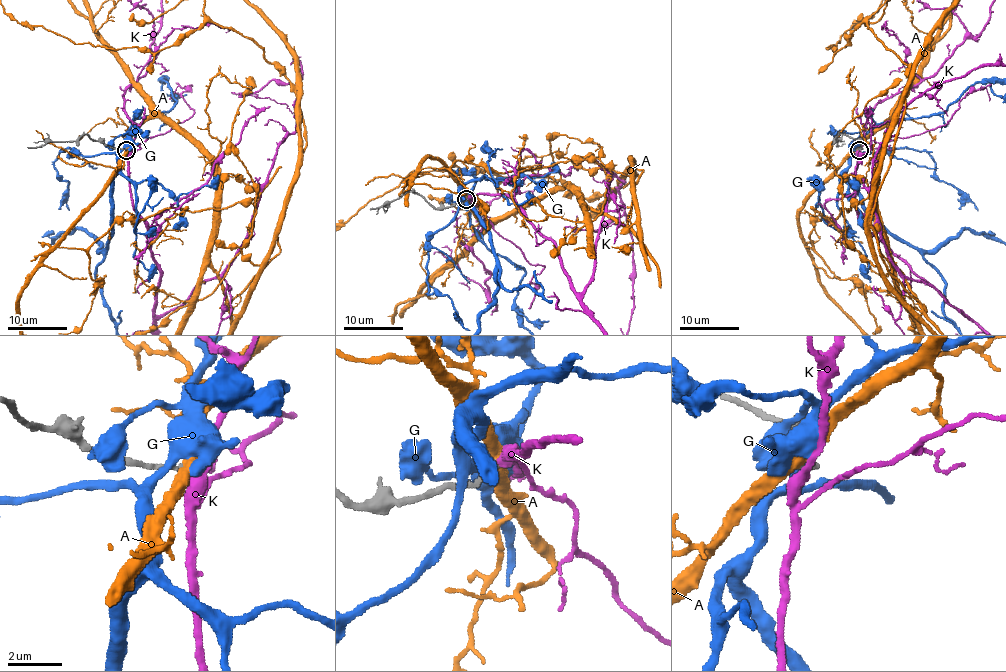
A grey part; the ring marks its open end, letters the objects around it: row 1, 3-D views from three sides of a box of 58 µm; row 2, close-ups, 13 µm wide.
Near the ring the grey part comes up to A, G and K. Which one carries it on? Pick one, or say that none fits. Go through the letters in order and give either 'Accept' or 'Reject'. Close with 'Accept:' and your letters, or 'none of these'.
A: Reject
G: Reject
K: Accept
Accept: K

